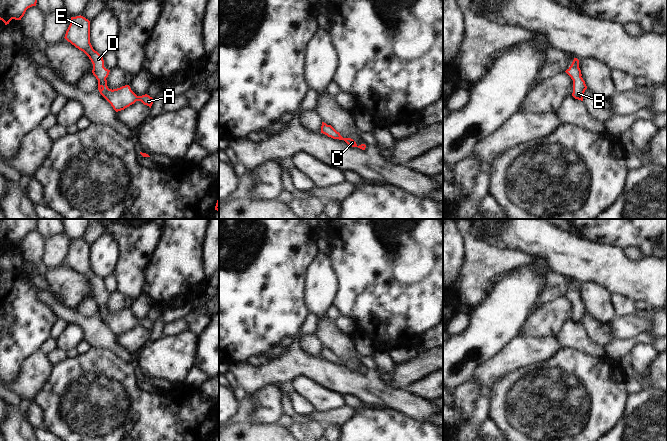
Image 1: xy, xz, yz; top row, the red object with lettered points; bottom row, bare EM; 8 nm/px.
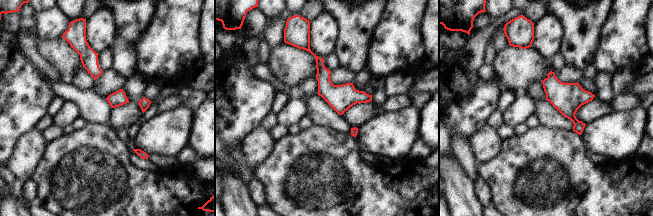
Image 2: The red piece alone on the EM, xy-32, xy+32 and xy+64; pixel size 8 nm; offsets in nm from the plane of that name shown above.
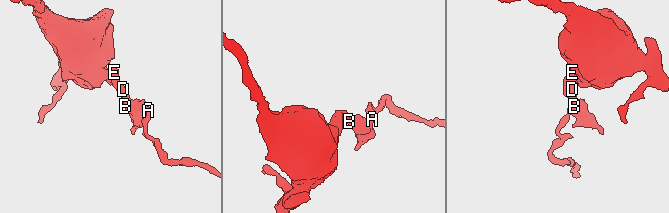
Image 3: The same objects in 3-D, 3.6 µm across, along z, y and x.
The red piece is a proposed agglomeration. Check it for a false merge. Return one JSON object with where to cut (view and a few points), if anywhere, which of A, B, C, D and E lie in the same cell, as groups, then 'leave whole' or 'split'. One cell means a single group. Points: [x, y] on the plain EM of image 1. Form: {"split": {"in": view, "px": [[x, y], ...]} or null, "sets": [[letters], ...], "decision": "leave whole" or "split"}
{"split": null, "sets": [["A", "B", "C", "D", "E"]], "decision": "leave whole"}

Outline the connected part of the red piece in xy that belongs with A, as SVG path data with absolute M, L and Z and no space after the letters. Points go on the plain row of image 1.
M81 239L71 241L64 262L89 281L93 288L92 297L98 304L98 314L116 336L124 334L136 325L141 325L151 332L153 322L147 318L137 320L129 309L113 314L108 312L106 302L110 294L104 291L103 280L95 275L90 267L90 245L88 243Z

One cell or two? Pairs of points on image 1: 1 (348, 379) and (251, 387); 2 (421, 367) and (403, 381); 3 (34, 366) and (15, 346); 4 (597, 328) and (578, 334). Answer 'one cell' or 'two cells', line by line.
1: one cell
2: one cell
3: two cells
4: two cells

